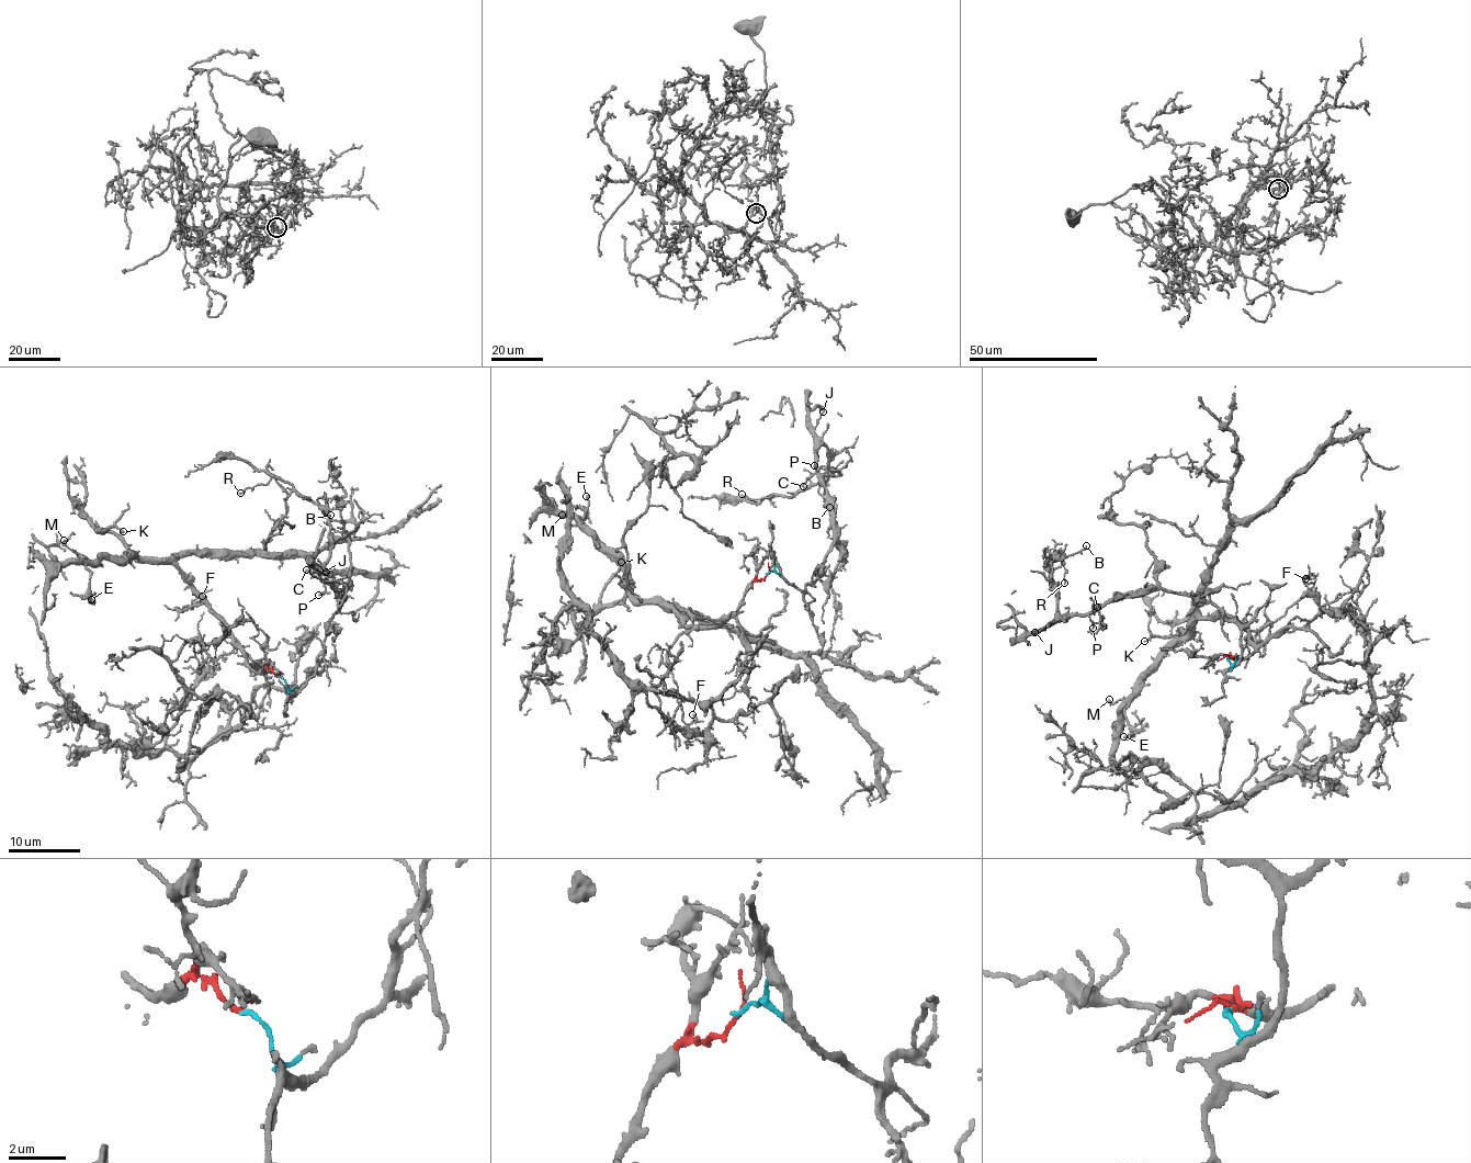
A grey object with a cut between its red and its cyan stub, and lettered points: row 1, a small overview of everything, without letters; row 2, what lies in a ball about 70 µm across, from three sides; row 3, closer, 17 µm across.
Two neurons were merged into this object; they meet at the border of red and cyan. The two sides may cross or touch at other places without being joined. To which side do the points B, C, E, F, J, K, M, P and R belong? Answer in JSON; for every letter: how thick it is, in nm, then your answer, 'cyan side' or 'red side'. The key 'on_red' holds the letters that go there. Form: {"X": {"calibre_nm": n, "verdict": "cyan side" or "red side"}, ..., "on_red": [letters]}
{"B": {"calibre_nm": 110, "verdict": "cyan side"}, "C": {"calibre_nm": 110, "verdict": "cyan side"}, "E": {"calibre_nm": 160, "verdict": "red side"}, "F": {"calibre_nm": 90, "verdict": "red side"}, "J": {"calibre_nm": 110, "verdict": "cyan side"}, "K": {"calibre_nm": 110, "verdict": "red side"}, "M": {"calibre_nm": 200, "verdict": "red side"}, "P": {"calibre_nm": 160, "verdict": "cyan side"}, "R": {"calibre_nm": 110, "verdict": "cyan side"}, "on_red": ["E", "F", "K", "M"]}

